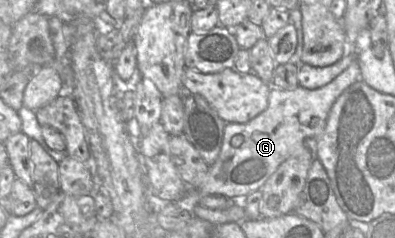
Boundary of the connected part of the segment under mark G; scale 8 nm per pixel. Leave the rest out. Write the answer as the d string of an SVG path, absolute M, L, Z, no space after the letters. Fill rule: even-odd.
M355 59L333 81L318 89L307 89L300 85L290 90L271 88L268 106L263 112L246 123L227 122L225 124L222 146L216 161L209 166L201 185L198 188L189 189L197 189L199 195L221 194L232 201L241 200L251 192L261 190L268 178L295 150L305 143L315 141L322 134L334 102L358 80L360 80L360 67Z

